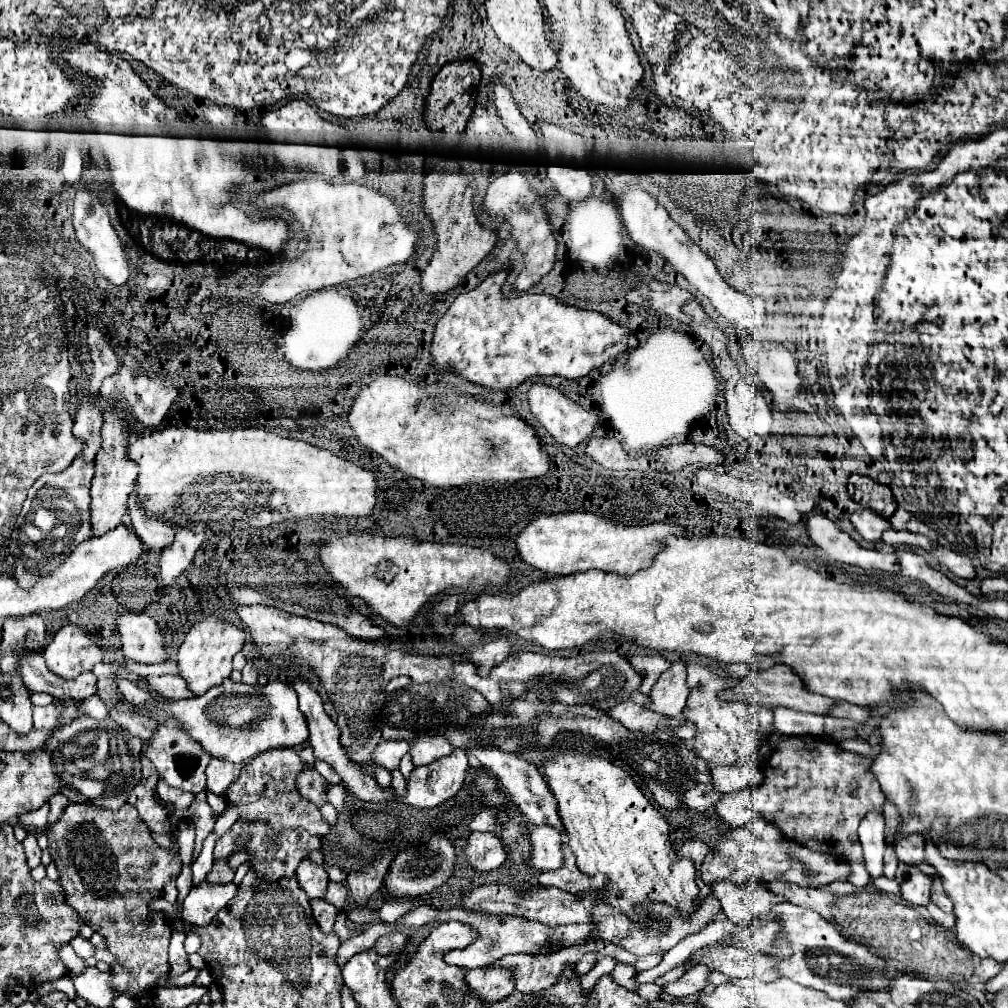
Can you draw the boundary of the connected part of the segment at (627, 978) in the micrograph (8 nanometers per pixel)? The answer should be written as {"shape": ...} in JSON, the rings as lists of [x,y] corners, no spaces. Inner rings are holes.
{"shape":[[[618,964],[614,970],[612,970],[612,978],[620,984],[620,986],[624,986],[624,988],[628,988],[628,990],[638,990],[638,980],[636,980],[636,976],[638,976],[638,970],[634,968],[634,966],[630,966],[630,964]]]}

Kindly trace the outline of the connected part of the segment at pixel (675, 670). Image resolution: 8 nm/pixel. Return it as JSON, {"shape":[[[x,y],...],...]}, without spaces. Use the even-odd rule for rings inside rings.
{"shape":[[[674,662],[654,684],[650,692],[650,710],[660,712],[664,716],[682,716],[682,708],[686,706],[688,686],[686,686],[686,664]]]}

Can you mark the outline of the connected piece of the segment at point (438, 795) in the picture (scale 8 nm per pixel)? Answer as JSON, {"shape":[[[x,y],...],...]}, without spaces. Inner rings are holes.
{"shape":[[[456,748],[448,758],[414,768],[408,778],[408,794],[400,798],[400,802],[414,808],[434,808],[458,794],[464,784],[466,770],[468,760],[462,748]]]}

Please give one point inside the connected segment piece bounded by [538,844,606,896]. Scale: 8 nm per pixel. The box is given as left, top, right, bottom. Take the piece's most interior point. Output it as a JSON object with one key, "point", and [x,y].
{"point":[570,879]}

